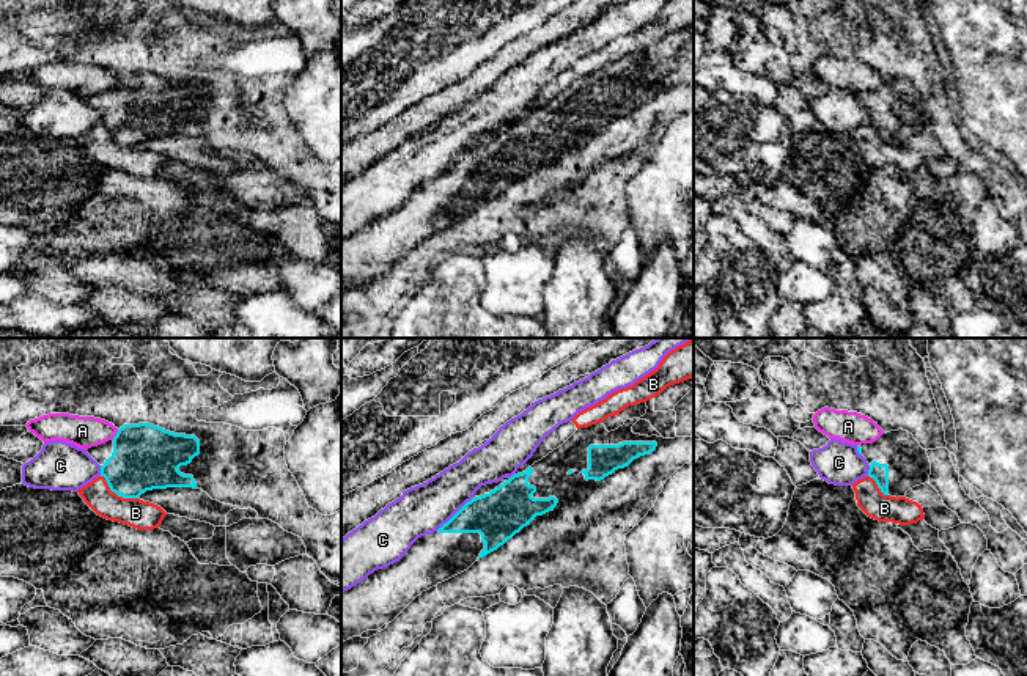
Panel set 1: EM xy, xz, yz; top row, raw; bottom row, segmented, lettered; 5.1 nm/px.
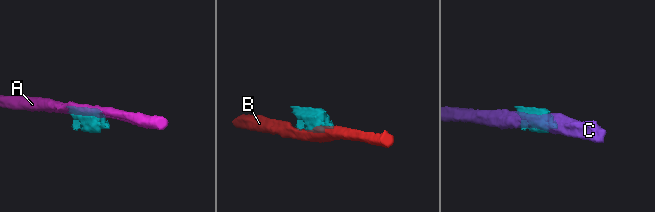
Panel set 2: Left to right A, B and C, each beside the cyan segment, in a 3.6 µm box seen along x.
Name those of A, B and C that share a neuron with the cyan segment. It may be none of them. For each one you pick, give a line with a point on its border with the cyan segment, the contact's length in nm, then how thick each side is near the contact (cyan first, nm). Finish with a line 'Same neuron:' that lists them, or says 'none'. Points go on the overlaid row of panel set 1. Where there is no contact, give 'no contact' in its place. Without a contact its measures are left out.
Same neuron: none

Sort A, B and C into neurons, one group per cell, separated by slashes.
A / B / C

